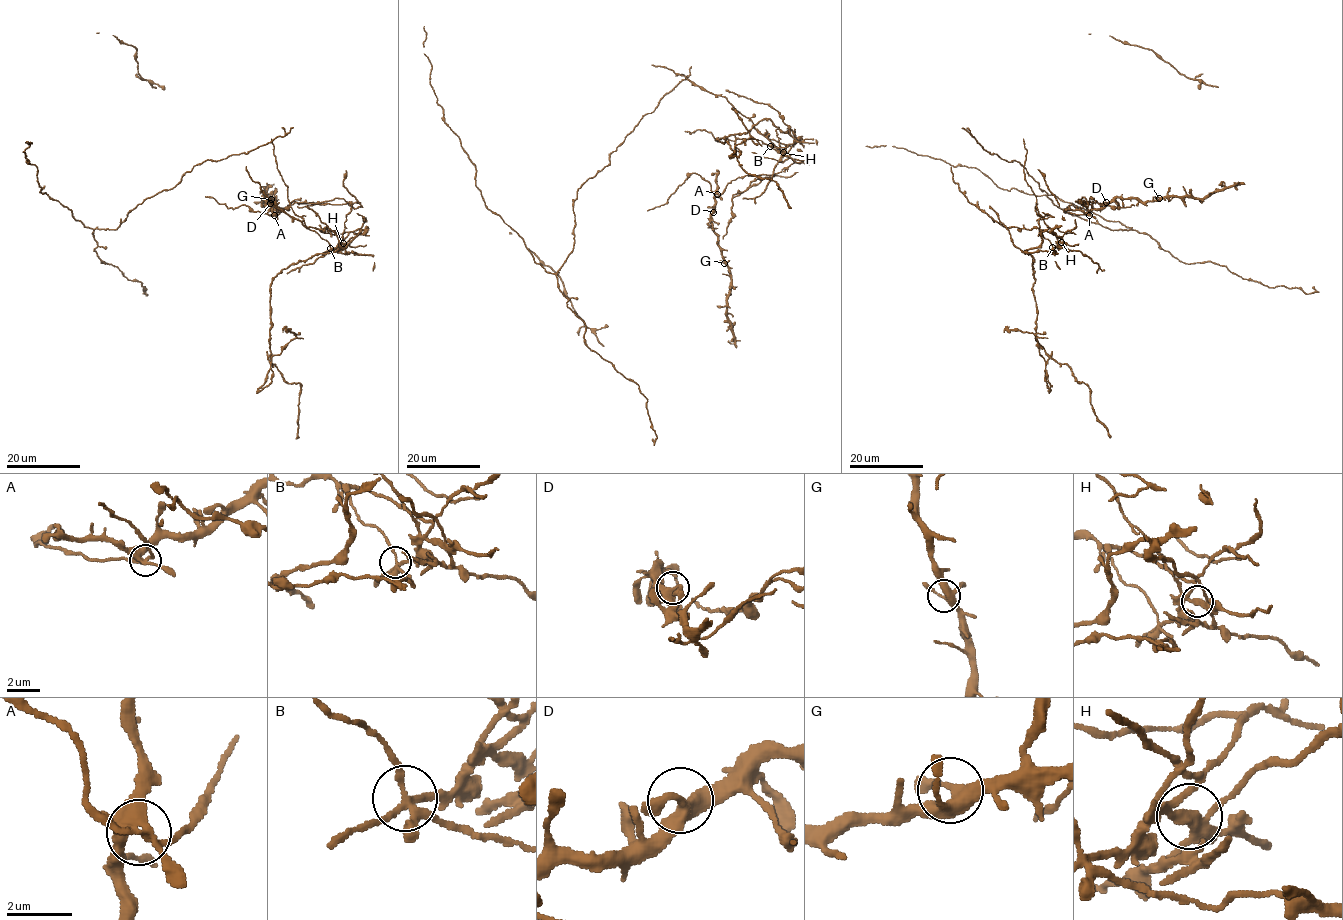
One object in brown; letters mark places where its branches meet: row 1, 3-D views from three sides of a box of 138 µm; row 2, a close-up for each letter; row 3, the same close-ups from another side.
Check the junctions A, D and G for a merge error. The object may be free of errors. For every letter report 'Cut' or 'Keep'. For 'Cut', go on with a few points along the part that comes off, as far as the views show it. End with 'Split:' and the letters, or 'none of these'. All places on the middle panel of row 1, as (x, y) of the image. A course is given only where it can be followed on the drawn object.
A: Cut
D: Keep
G: Keep
Split: A

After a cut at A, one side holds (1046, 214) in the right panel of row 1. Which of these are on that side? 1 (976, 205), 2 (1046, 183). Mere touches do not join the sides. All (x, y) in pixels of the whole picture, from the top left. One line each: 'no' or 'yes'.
1: yes
2: yes

